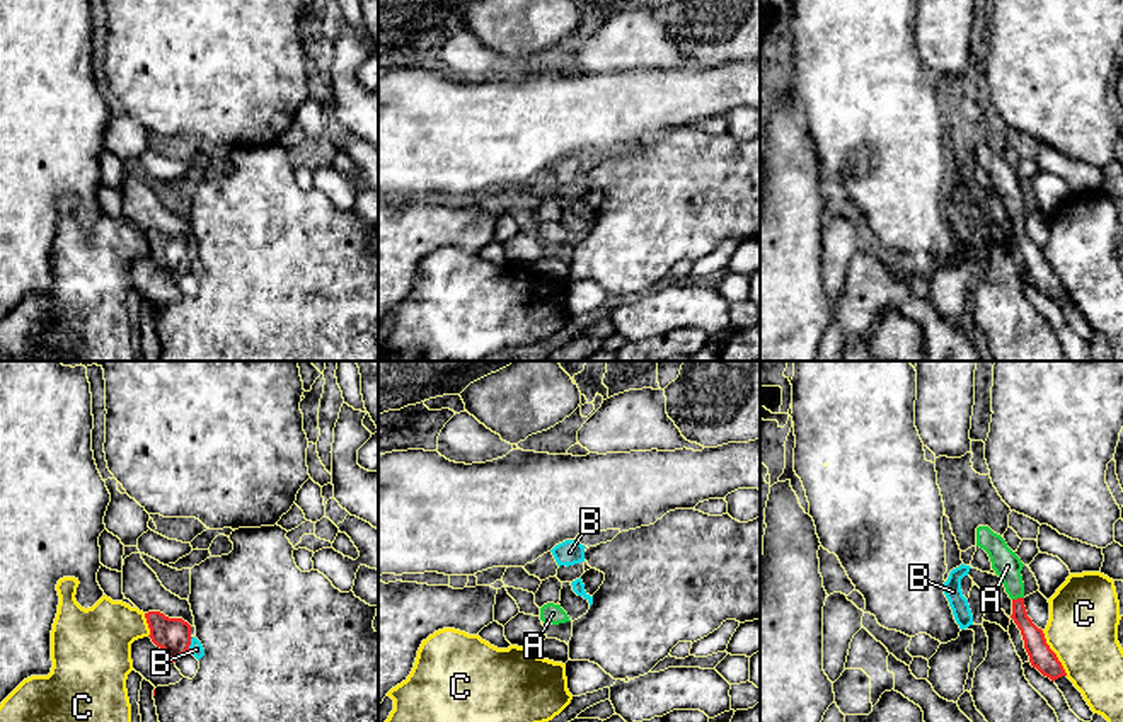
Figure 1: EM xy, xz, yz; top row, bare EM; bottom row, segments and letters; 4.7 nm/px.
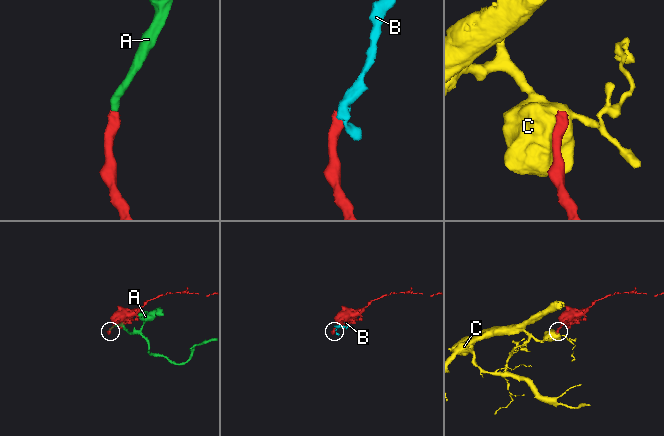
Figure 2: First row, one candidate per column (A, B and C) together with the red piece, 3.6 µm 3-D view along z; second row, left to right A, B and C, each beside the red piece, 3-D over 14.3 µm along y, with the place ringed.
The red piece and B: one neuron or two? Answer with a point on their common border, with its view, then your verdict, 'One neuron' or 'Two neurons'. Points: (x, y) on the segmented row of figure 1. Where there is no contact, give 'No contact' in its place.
Touches red at xy (190, 644). Two neurons

